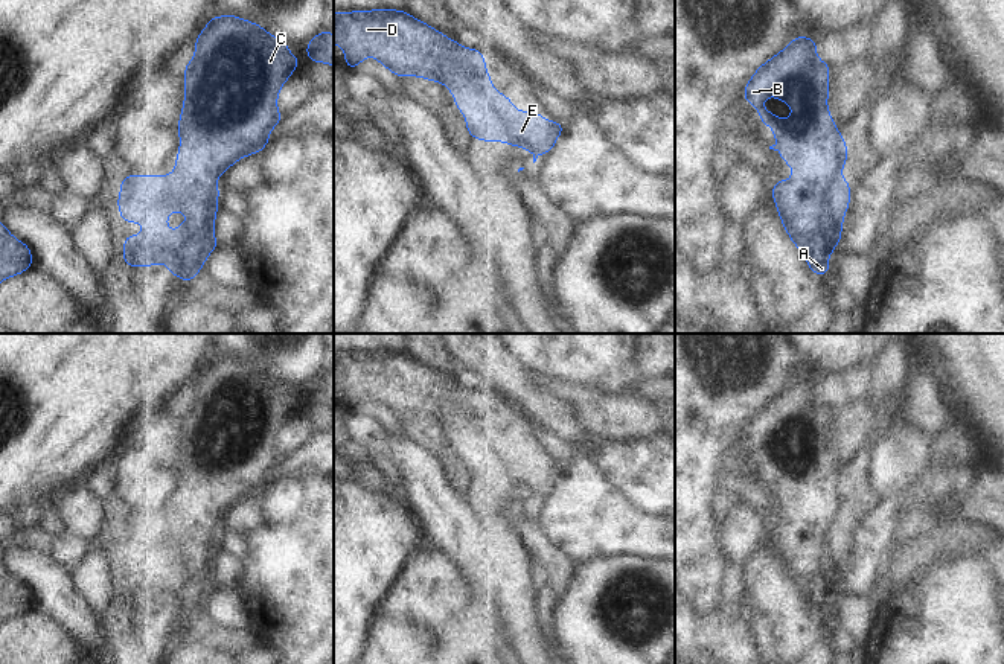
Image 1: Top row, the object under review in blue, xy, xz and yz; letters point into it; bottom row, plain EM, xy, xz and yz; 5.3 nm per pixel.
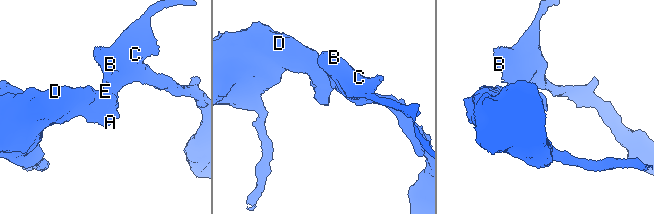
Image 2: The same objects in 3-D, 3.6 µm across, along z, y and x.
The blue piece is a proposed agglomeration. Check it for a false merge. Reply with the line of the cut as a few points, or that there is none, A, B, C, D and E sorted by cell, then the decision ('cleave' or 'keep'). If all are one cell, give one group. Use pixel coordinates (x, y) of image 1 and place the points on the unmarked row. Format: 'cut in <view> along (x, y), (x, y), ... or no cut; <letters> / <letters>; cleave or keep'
no cut; A B C D E; keep

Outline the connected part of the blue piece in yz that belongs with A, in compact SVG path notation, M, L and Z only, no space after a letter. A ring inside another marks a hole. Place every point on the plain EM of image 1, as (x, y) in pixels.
M797 376L782 393L762 405L747 423L743 440L751 443L762 460L762 468L774 468L769 477L779 480L780 486L769 490L779 492L794 519L775 522L772 536L780 562L794 586L804 597L806 605L815 617L829 615L827 599L835 586L841 585L843 560L850 547L850 524L839 516L847 504L847 486L839 475L829 451L829 414L830 407L817 399L817 381ZM763 439L782 440L792 449L792 460L780 460L763 448Z

